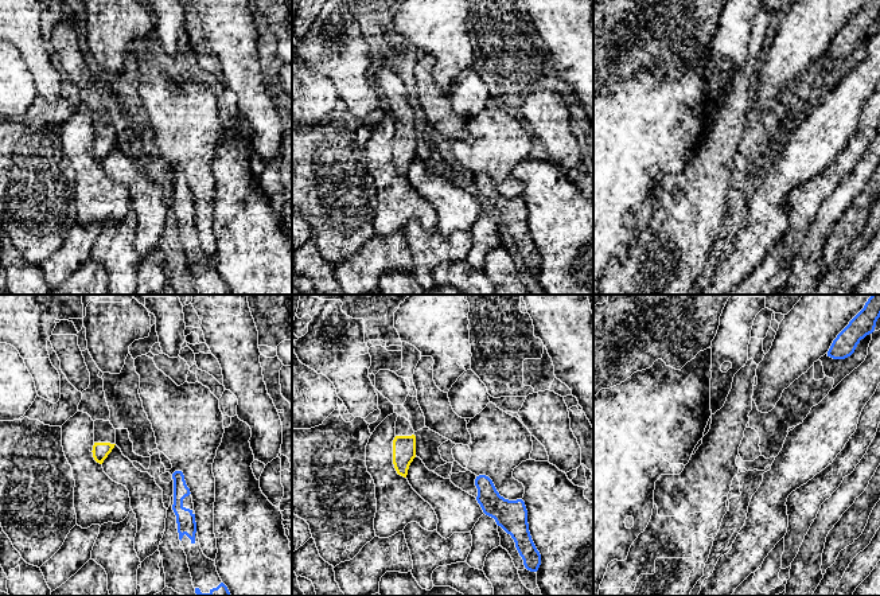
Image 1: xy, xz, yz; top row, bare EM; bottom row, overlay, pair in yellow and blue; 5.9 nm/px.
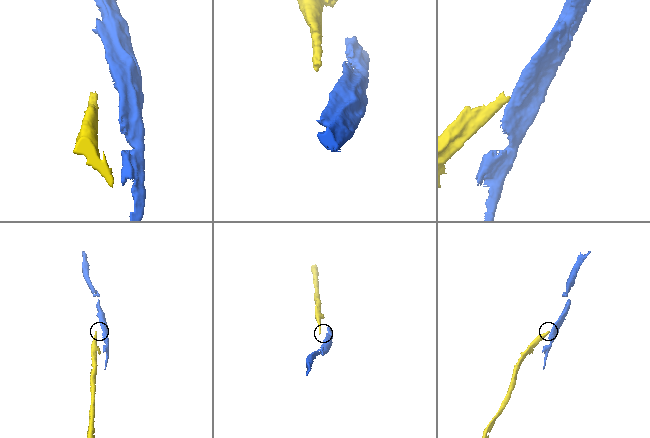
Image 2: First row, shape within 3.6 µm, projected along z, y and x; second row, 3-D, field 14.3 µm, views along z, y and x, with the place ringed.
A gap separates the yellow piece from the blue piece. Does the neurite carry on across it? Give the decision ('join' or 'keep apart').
keep apart

